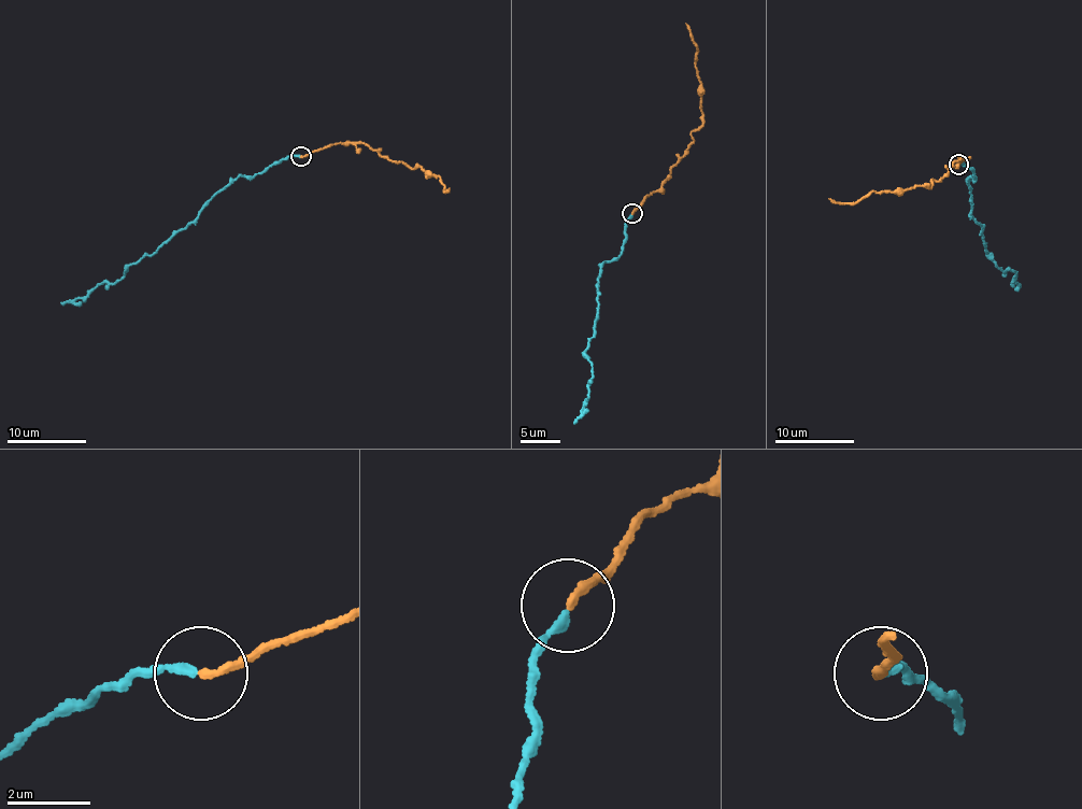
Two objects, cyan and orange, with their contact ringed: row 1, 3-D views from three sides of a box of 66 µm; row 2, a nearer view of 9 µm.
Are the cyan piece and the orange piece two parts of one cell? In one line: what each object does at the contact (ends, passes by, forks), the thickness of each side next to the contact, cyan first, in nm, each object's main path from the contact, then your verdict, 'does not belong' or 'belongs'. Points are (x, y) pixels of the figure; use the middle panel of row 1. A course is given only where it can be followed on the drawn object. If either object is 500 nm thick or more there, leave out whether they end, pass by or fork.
cyan ends there; orange ends there; 200 nm thick on the cyan side, 200 nm on the other; cyan runs (632, 213), (620, 255), (604, 261), (598, 281), (598, 310), (586, 353), (593, 375), (574, 424); orange runs (632, 213), (685, 155), (691, 133), (702, 124), (696, 43), (685, 24); belongs

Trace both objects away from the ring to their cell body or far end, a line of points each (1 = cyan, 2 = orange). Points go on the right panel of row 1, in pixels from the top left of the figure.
1: (959, 165), (971, 167), (976, 179), (968, 178), (970, 213), (988, 255), (1002, 270), (1014, 270), (1021, 285)
2: (959, 165), (965, 156), (953, 162), (949, 174), (931, 180), (929, 188), (871, 192), (851, 202), (829, 199)

